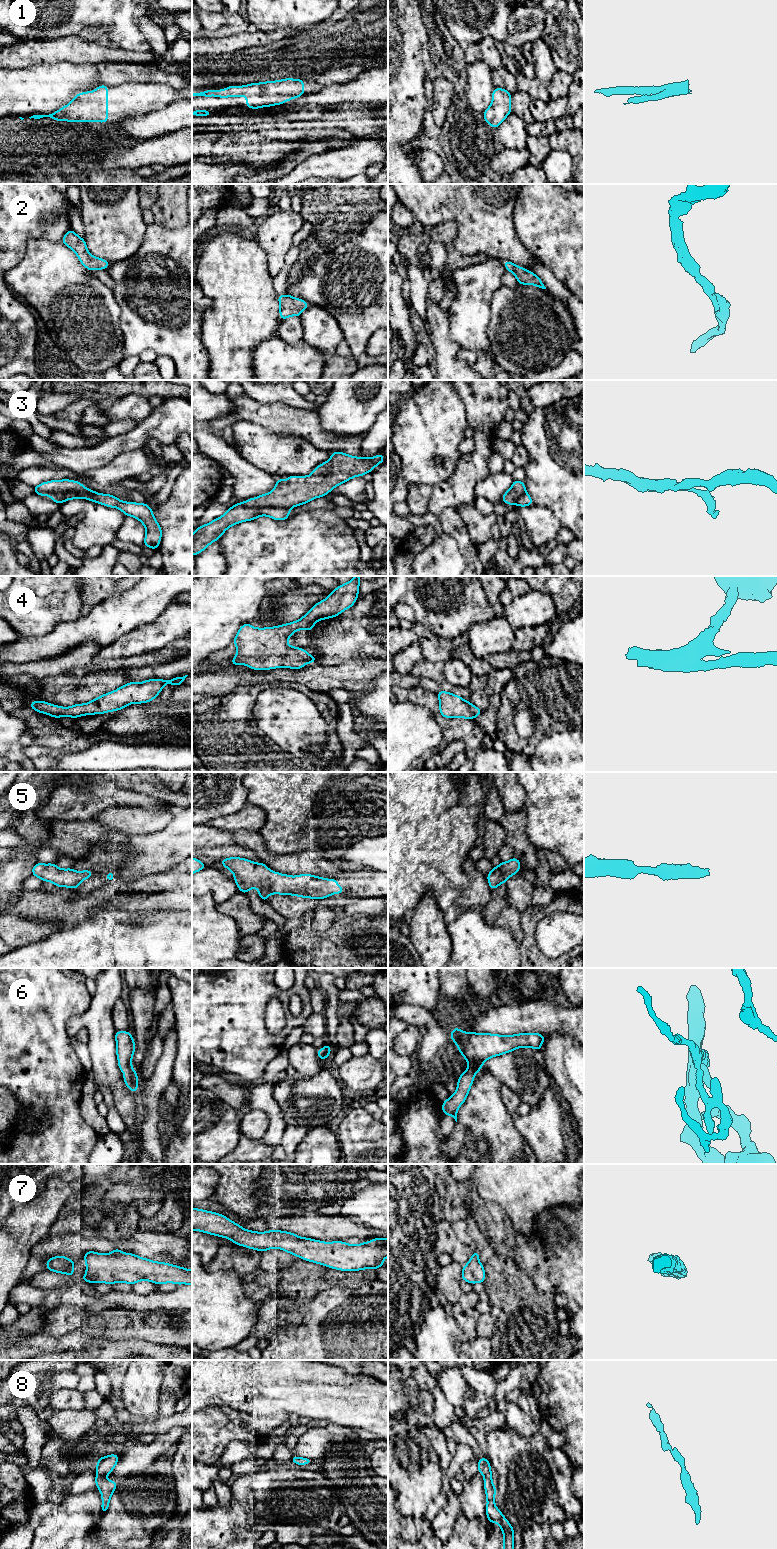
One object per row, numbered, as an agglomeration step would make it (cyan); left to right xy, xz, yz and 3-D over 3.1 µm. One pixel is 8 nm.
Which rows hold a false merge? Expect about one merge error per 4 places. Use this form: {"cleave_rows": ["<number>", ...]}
{"cleave_rows": []}

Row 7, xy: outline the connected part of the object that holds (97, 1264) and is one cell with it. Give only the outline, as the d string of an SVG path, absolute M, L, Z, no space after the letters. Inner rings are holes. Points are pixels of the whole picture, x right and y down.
M116 1248L109 1254L87 1251L83 1258L86 1262L86 1274L80 1279L89 1283L124 1282L133 1285L146 1280L159 1285L164 1283L192 1285L190 1269L152 1261L133 1253L126 1254Z

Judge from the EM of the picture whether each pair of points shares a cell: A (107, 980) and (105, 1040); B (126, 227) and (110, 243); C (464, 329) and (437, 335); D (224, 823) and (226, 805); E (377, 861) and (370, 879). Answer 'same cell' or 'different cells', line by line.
A: same cell
B: same cell
C: different cells
D: different cells
E: different cells

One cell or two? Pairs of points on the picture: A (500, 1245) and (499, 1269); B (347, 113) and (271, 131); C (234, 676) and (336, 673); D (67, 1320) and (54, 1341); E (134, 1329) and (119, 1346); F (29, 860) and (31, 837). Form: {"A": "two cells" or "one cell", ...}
{"A": "two cells", "B": "one cell", "C": "one cell", "D": "two cells", "E": "two cells", "F": "one cell"}

